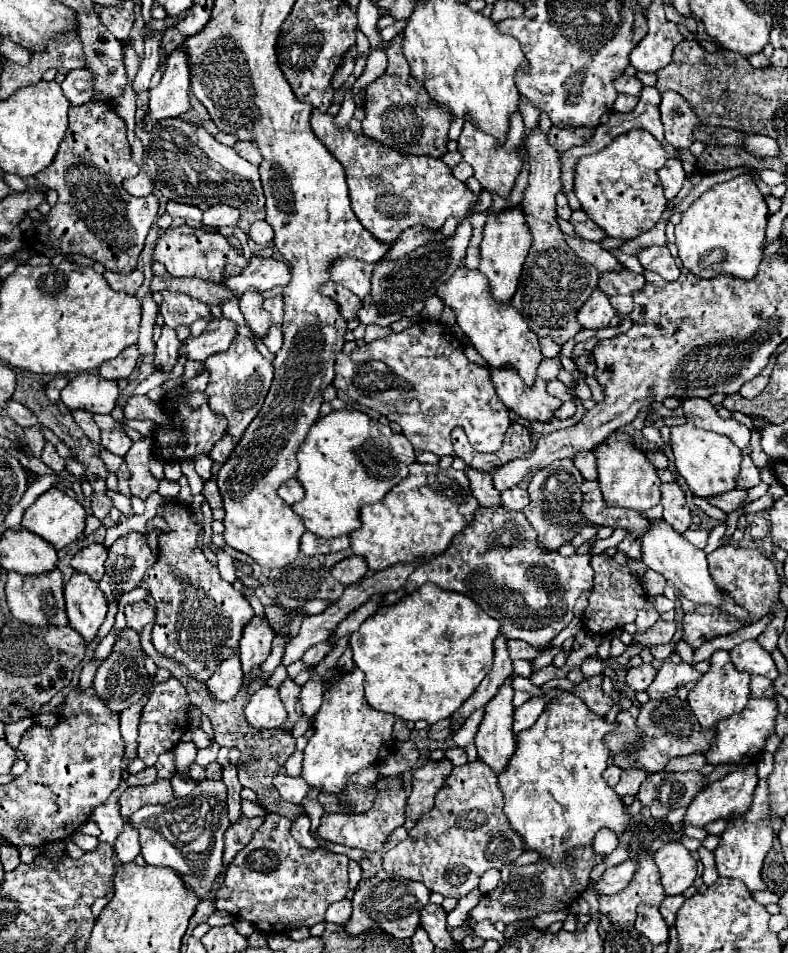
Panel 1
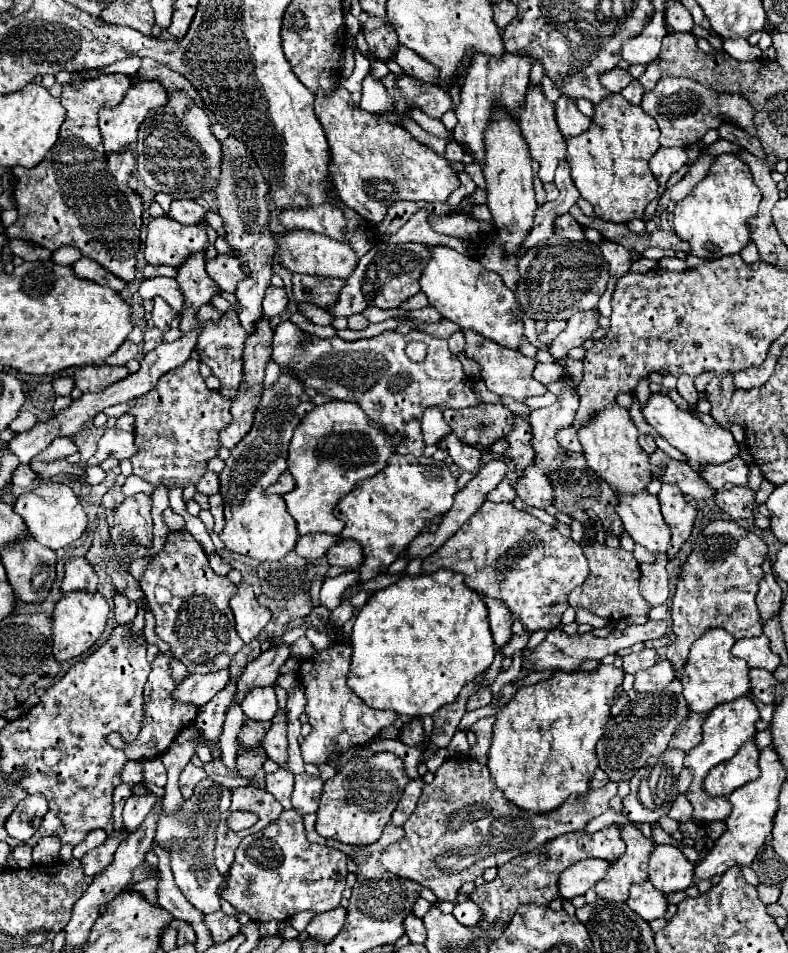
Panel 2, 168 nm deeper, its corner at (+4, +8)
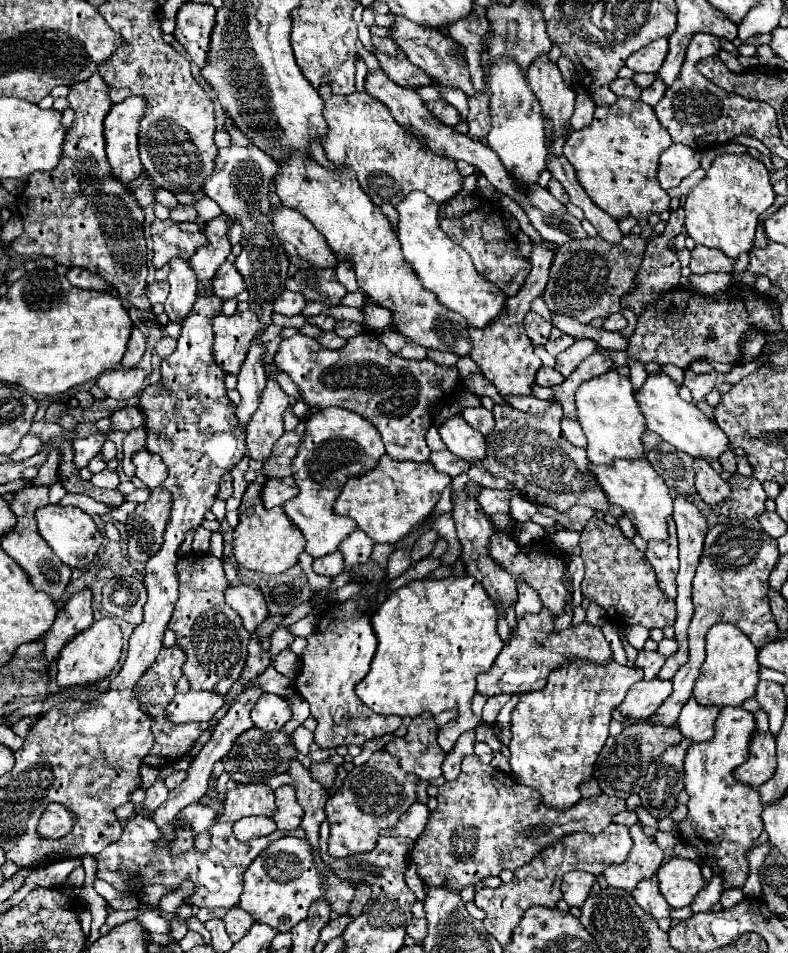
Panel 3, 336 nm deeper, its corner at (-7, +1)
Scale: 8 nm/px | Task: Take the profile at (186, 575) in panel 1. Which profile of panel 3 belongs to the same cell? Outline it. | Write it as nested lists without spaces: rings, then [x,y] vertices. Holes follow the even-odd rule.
[[[190,553],[188,557],[180,559],[176,563],[176,575],[180,581],[180,597],[174,605],[174,615],[168,623],[168,627],[176,633],[176,643],[186,653],[186,663],[182,665],[182,671],[190,683],[190,689],[194,691],[214,691],[222,697],[228,695],[230,687],[240,679],[240,673],[244,669],[246,661],[246,647],[250,641],[250,633],[244,629],[242,619],[238,619],[238,613],[224,601],[224,587],[226,587],[226,575],[222,569],[222,561],[208,555],[208,553]]]

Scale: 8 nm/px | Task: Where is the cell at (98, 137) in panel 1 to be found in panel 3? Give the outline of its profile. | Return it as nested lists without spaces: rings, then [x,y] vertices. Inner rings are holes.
[[[94,73],[90,79],[74,83],[70,87],[68,103],[74,109],[74,125],[66,133],[66,141],[62,145],[60,163],[52,171],[34,173],[28,177],[28,185],[20,195],[20,217],[24,221],[22,233],[12,241],[12,249],[20,255],[28,257],[50,257],[52,261],[66,267],[80,267],[98,273],[104,281],[108,281],[122,301],[128,305],[152,313],[152,305],[146,299],[146,241],[144,241],[144,211],[138,207],[134,195],[128,191],[124,183],[118,183],[110,175],[110,165],[106,163],[104,151],[104,135],[102,135],[102,119],[110,109],[108,87],[104,79]]]

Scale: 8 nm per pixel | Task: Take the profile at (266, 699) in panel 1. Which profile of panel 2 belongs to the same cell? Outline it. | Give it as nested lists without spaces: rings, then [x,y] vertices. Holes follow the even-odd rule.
[[[259,686],[251,688],[247,696],[241,702],[245,718],[251,720],[271,720],[271,716],[277,712],[277,698],[271,686]]]

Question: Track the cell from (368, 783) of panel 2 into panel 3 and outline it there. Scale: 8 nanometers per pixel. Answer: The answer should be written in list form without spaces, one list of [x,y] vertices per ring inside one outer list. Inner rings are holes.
[[[376,751],[362,767],[354,767],[344,785],[326,801],[326,819],[330,823],[328,851],[332,857],[348,857],[374,849],[380,829],[390,829],[400,815],[416,801],[418,779],[402,771],[398,761],[386,751]]]

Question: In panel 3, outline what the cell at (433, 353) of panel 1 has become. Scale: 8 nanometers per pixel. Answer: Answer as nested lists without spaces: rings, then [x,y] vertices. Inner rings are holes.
[[[362,331],[356,337],[348,339],[348,343],[342,347],[344,353],[338,353],[338,349],[326,349],[316,339],[306,335],[294,335],[288,339],[282,339],[278,345],[278,351],[274,355],[274,363],[290,375],[290,379],[298,385],[298,391],[302,395],[302,401],[308,407],[342,407],[350,409],[364,419],[370,419],[370,423],[378,429],[382,435],[382,441],[386,445],[386,453],[396,461],[428,461],[430,449],[426,445],[426,431],[432,425],[430,419],[430,407],[434,407],[438,401],[446,401],[452,391],[456,389],[460,377],[456,367],[440,367],[426,361],[408,361],[398,355],[392,355],[378,339],[372,337],[370,331]]]

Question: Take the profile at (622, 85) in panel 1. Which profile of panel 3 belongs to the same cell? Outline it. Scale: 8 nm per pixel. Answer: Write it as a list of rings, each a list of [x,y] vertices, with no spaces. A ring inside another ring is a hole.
[[[614,79],[614,83],[610,83],[610,89],[618,95],[618,97],[630,97],[630,99],[640,99],[640,87],[634,85],[632,79]]]

